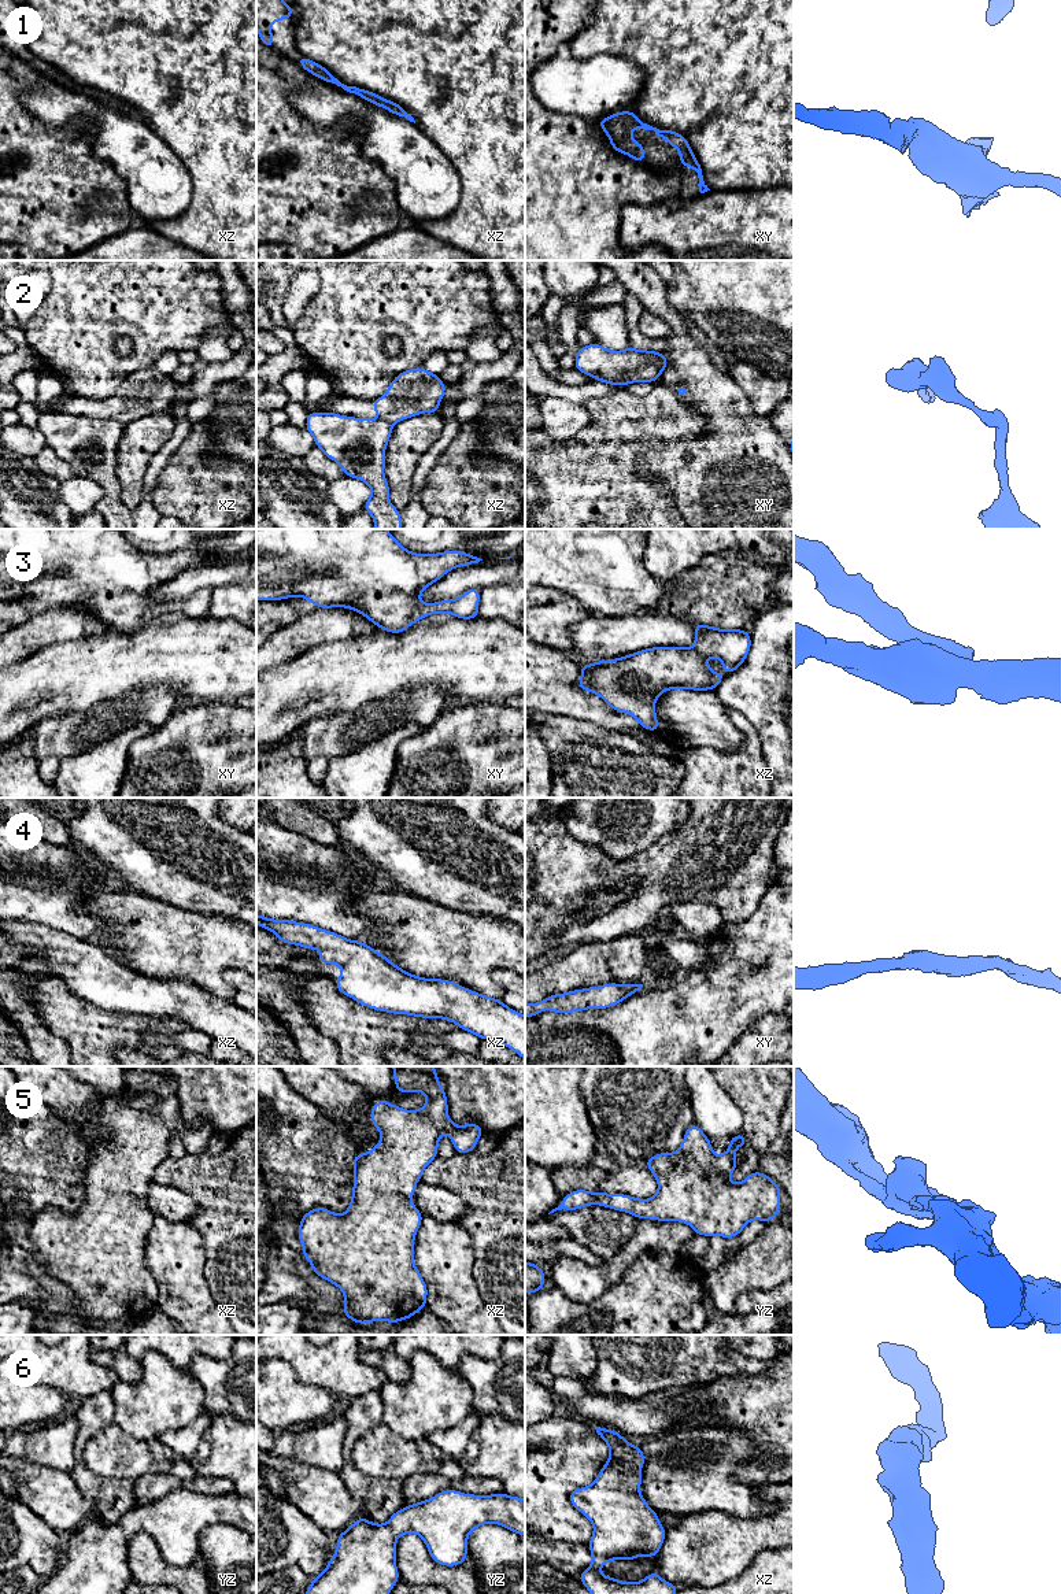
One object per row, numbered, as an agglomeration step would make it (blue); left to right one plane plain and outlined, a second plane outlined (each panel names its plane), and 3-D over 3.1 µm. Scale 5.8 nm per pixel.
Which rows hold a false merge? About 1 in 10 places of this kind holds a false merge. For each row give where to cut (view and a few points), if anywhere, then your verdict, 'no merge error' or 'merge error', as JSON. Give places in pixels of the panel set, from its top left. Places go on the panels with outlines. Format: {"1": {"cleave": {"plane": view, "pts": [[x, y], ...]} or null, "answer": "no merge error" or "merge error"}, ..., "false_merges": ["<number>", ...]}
{"1": {"cleave": null, "answer": "no merge error"}, "2": {"cleave": {"plane": "xy", "pts": [[661, 354], [657, 362], [660, 372]]}, "answer": "merge error"}, "3": {"cleave": null, "answer": "no merge error"}, "4": {"cleave": null, "answer": "no merge error"}, "5": {"cleave": null, "answer": "no merge error"}, "6": {"cleave": null, "answer": "no merge error"}, "false_merges": ["2"]}

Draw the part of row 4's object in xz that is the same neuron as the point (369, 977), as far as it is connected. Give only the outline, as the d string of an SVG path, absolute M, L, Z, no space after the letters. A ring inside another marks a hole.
M256 914L256 924L271 931L280 942L302 946L306 950L319 950L319 965L332 964L341 968L336 988L373 1010L395 1014L408 1014L422 1018L441 1018L452 1021L480 1039L498 1042L525 1059L525 1016L506 1006L500 999L485 996L455 981L425 979L400 969L373 947L358 940L348 940L339 933L291 920L273 920Z

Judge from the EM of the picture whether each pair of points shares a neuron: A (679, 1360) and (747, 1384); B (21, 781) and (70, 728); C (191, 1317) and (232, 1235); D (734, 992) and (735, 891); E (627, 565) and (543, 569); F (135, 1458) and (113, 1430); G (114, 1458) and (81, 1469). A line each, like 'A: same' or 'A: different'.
A: different
B: different
C: different
D: different
E: same
F: same
G: different

